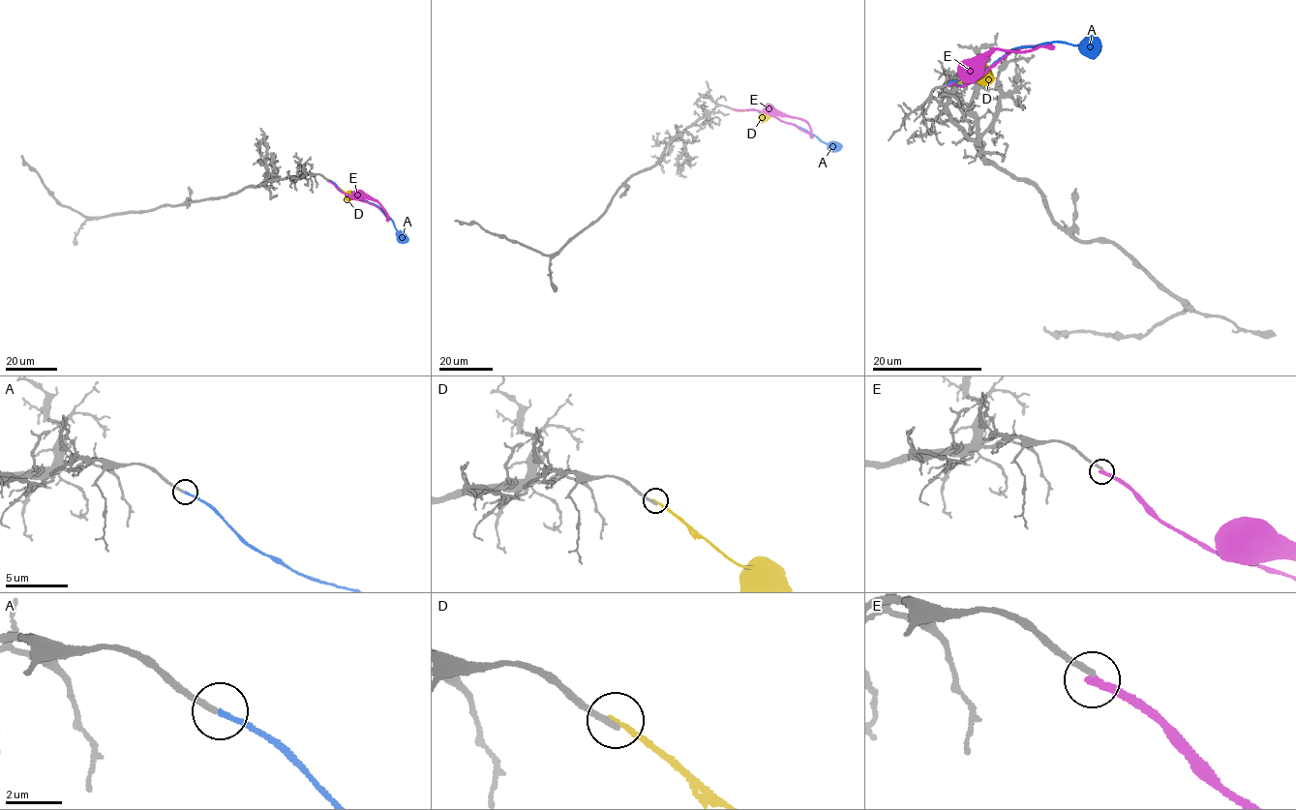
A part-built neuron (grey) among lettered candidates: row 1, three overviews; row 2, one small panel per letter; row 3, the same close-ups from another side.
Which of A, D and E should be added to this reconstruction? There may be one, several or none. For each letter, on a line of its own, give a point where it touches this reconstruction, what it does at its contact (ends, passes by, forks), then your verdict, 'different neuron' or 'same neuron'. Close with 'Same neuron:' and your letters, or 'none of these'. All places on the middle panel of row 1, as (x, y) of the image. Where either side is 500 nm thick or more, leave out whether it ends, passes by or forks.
A: (735, 109) | it ends | same neuron
D: (734, 109) | it ends | different neuron
E: (735, 109) | it ends | different neuron
Same neuron: A

